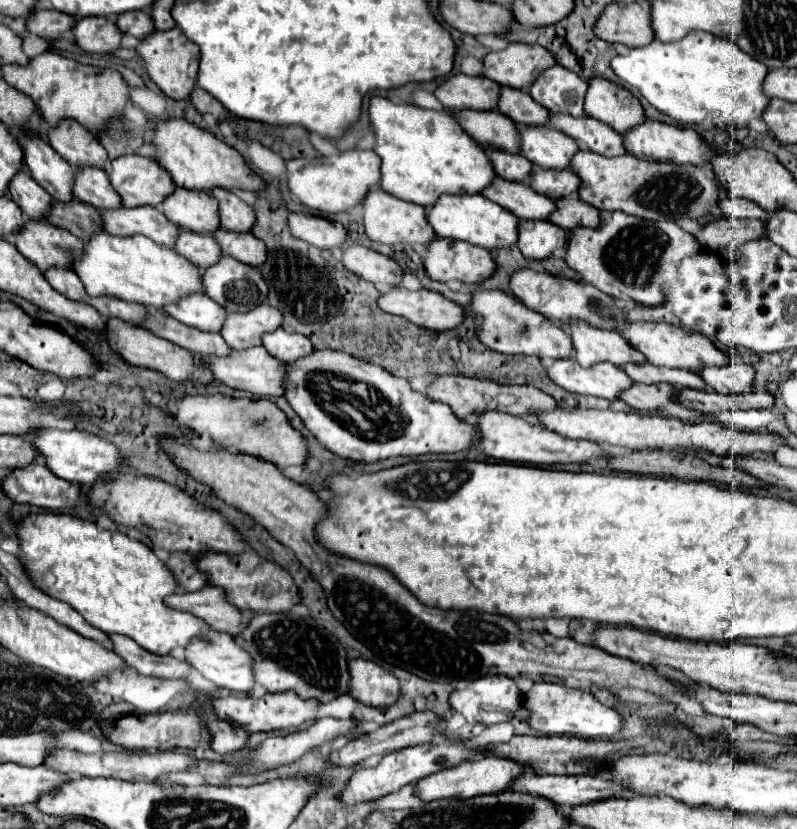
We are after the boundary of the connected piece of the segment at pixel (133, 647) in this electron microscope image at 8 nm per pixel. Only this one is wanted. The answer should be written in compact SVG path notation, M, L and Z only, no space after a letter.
M110 634L114 644L114 652L140 674L158 676L158 678L188 678L188 664L180 662L172 656L160 656L144 650L132 638L122 634Z

